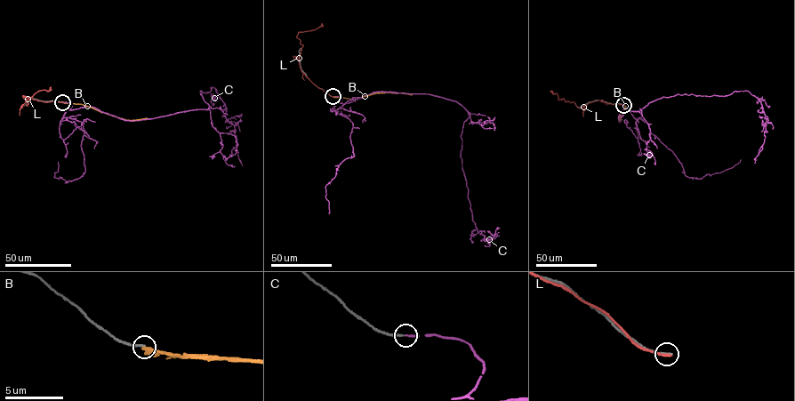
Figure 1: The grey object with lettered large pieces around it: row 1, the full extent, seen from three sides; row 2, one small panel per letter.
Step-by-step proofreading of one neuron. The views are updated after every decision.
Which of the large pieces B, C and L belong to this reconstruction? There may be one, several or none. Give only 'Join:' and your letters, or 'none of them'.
Join: C

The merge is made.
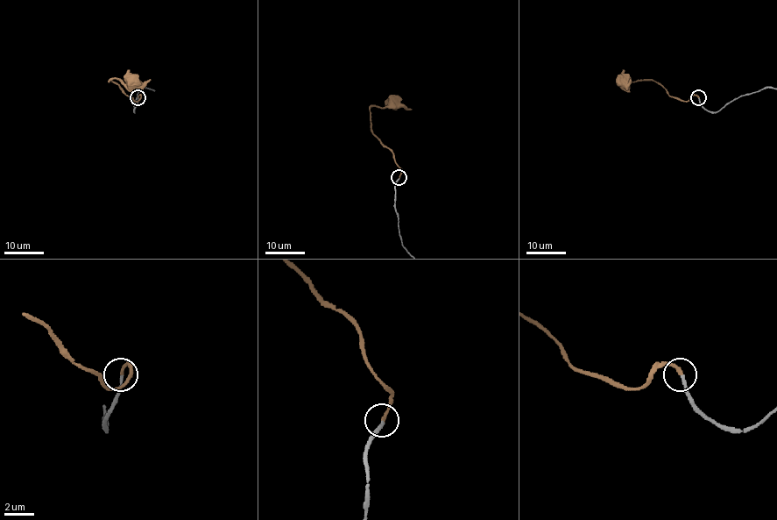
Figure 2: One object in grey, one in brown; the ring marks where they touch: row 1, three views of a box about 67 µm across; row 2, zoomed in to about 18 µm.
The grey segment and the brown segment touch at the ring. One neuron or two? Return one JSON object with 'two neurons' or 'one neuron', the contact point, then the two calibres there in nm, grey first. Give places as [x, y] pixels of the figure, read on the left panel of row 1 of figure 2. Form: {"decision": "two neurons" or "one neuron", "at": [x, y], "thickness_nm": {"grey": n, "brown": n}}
{"decision": "one neuron", "at": [137, 97], "thickness_nm": {"grey": 160, "brown": 190}}

